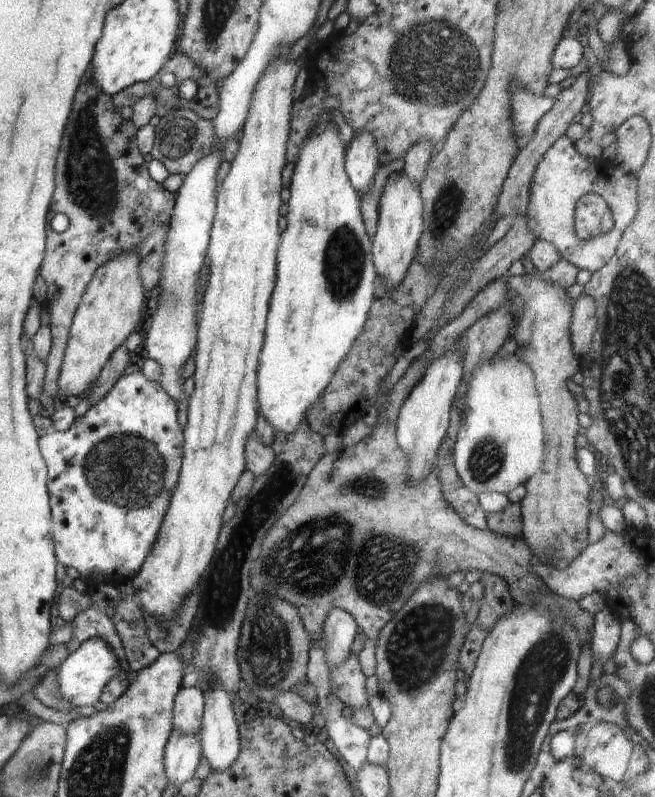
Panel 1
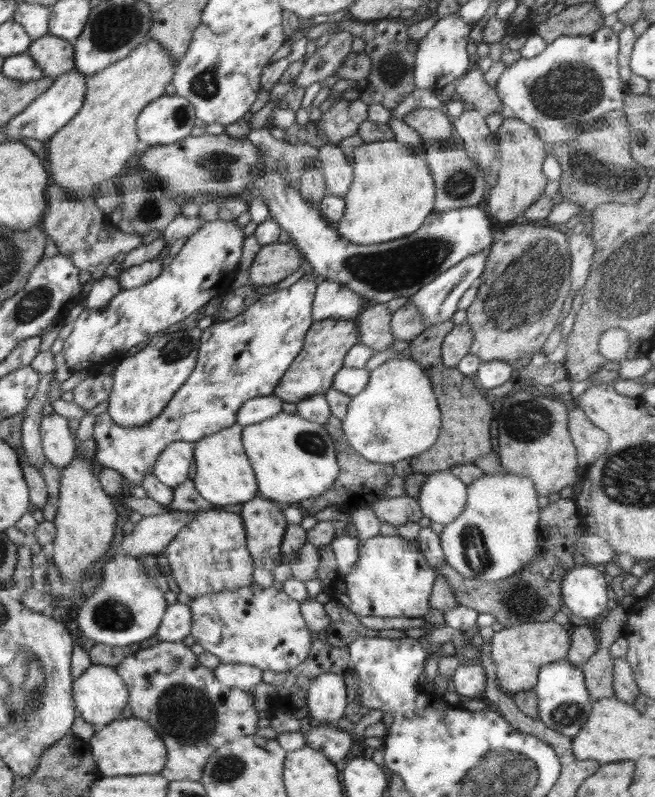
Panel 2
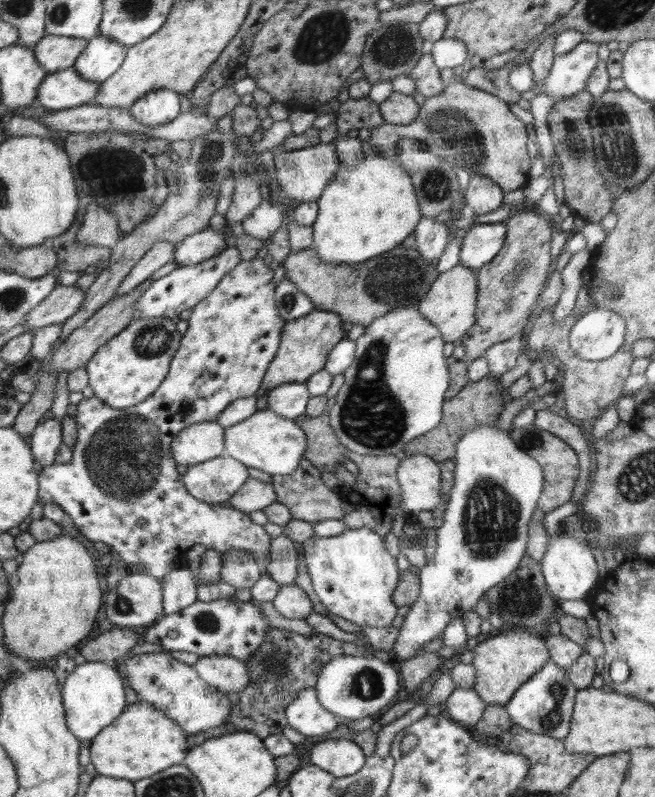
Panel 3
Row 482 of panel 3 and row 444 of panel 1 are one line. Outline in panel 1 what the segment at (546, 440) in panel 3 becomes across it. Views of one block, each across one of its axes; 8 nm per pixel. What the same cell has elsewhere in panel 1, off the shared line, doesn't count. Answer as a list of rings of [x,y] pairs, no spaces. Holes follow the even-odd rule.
[[[523,274],[516,278],[507,277],[506,282],[510,291],[522,298],[524,303],[523,315],[517,316],[512,334],[516,338],[517,350],[515,356],[528,363],[535,376],[535,387],[540,399],[541,421],[544,429],[544,454],[540,470],[536,471],[526,482],[526,494],[522,499],[521,519],[523,520],[523,539],[544,564],[553,566],[568,566],[588,546],[588,520],[590,518],[591,487],[587,477],[579,469],[575,440],[581,433],[578,424],[578,405],[576,396],[566,387],[566,378],[578,372],[579,362],[573,355],[569,326],[571,323],[573,302],[565,293],[565,288],[545,282],[536,275]]]

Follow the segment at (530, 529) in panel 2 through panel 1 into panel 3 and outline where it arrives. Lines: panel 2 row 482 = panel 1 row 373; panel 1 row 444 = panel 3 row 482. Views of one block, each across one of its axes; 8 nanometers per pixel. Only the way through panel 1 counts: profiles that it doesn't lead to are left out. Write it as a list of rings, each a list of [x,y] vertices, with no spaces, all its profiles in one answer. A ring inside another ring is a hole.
[[[477,425],[455,446],[455,479],[445,497],[443,524],[436,529],[434,559],[421,569],[417,601],[411,604],[393,653],[405,661],[454,619],[474,609],[485,592],[514,572],[527,554],[528,525],[542,496],[542,468],[516,446],[509,431]]]

